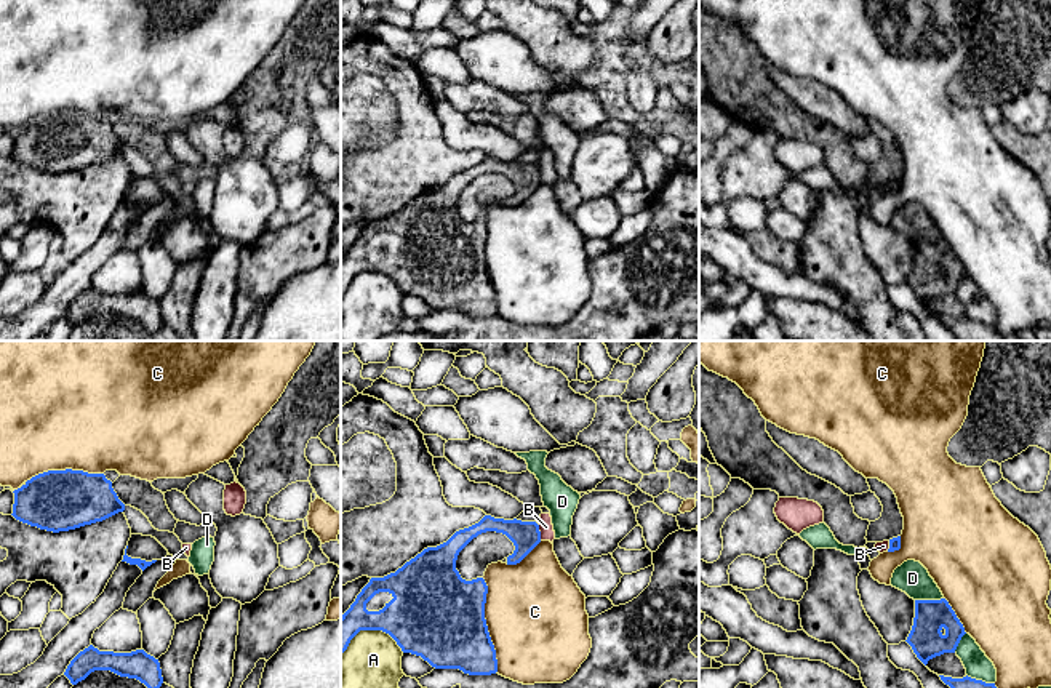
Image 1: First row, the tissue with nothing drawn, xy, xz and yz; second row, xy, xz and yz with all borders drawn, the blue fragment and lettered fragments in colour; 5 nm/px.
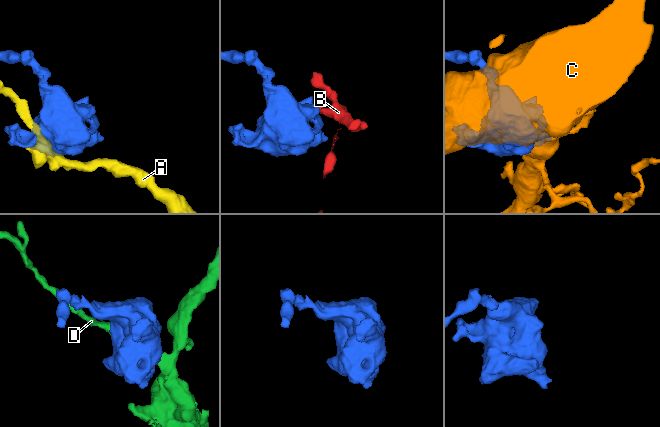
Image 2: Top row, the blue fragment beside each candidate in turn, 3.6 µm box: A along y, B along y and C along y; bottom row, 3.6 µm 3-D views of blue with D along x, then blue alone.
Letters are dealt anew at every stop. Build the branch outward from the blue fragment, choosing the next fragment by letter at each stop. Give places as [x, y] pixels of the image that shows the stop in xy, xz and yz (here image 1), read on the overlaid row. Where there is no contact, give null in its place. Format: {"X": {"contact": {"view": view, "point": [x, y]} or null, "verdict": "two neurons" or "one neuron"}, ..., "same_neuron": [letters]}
{"A": {"contact": {"view": "xz", "point": [371, 629]}, "verdict": "two neurons"}, "B": {"contact": {"view": "xz", "point": [539, 532]}, "verdict": "two neurons"}, "C": {"contact": {"view": "xz", "point": [487, 626]}, "verdict": "two neurons"}, "D": {"contact": {"view": "yz", "point": [928, 600]}, "verdict": "two neurons"}, "same_neuron": []}

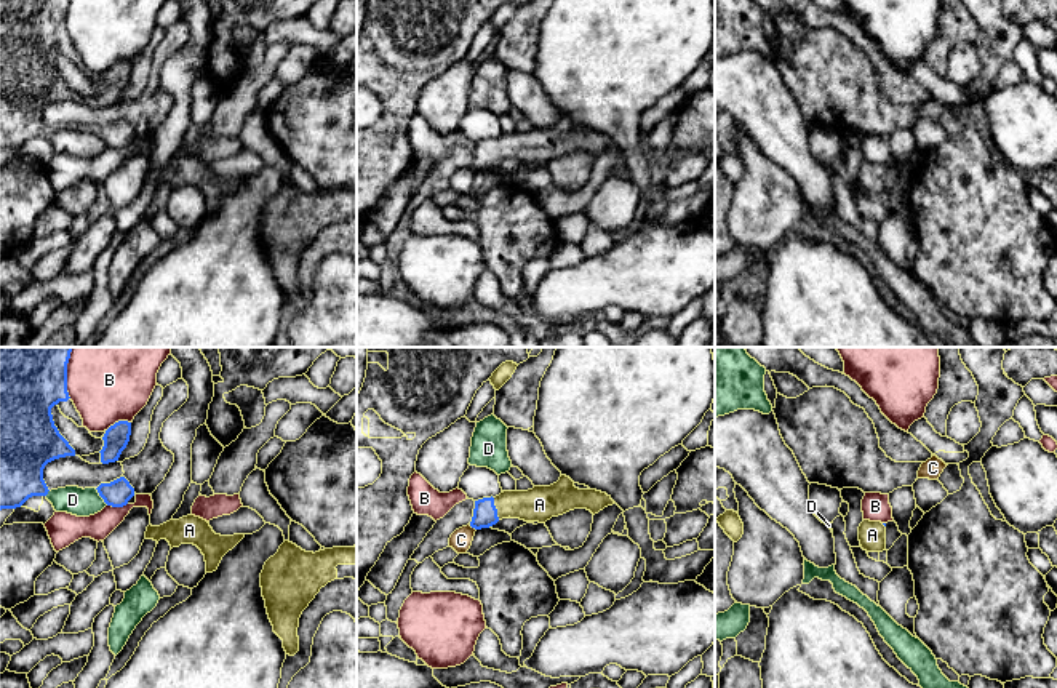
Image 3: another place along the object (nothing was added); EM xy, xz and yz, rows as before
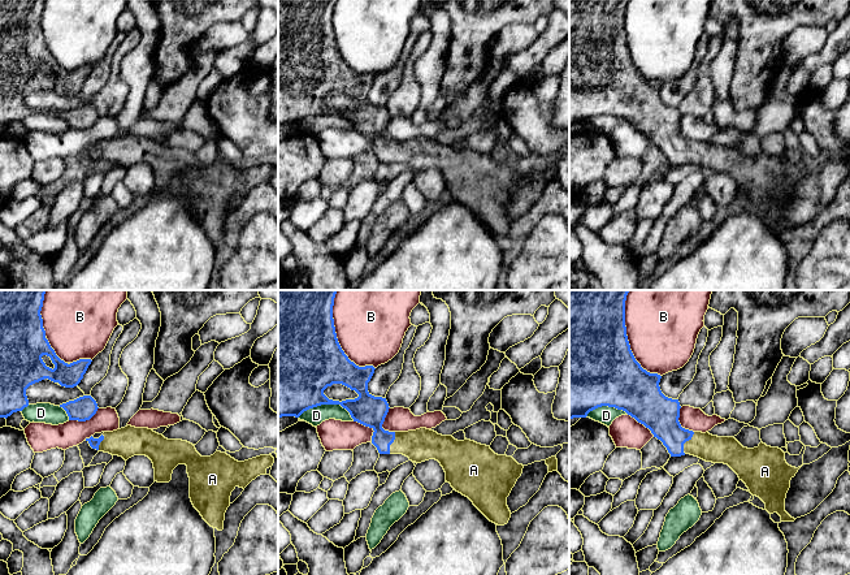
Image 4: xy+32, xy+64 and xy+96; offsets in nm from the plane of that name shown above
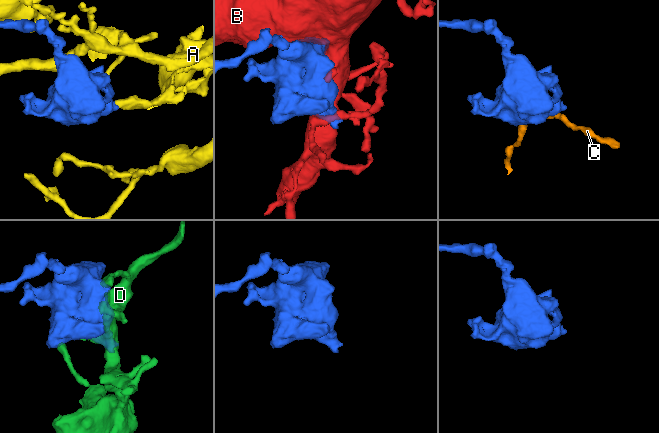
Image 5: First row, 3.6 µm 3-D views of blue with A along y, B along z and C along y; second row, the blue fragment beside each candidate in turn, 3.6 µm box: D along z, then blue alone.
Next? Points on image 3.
{"A": {"contact": {"view": "xz", "point": [496, 509]}, "verdict": "one neuron"}, "B": {"contact": {"view": "xy", "point": [119, 421]}, "verdict": "two neurons"}, "C": {"contact": {"view": "xz", "point": [472, 527]}, "verdict": "two neurons"}, "D": {"contact": {"view": "xy", "point": [99, 495]}, "verdict": "two neurons"}, "same_neuron": ["A"]}

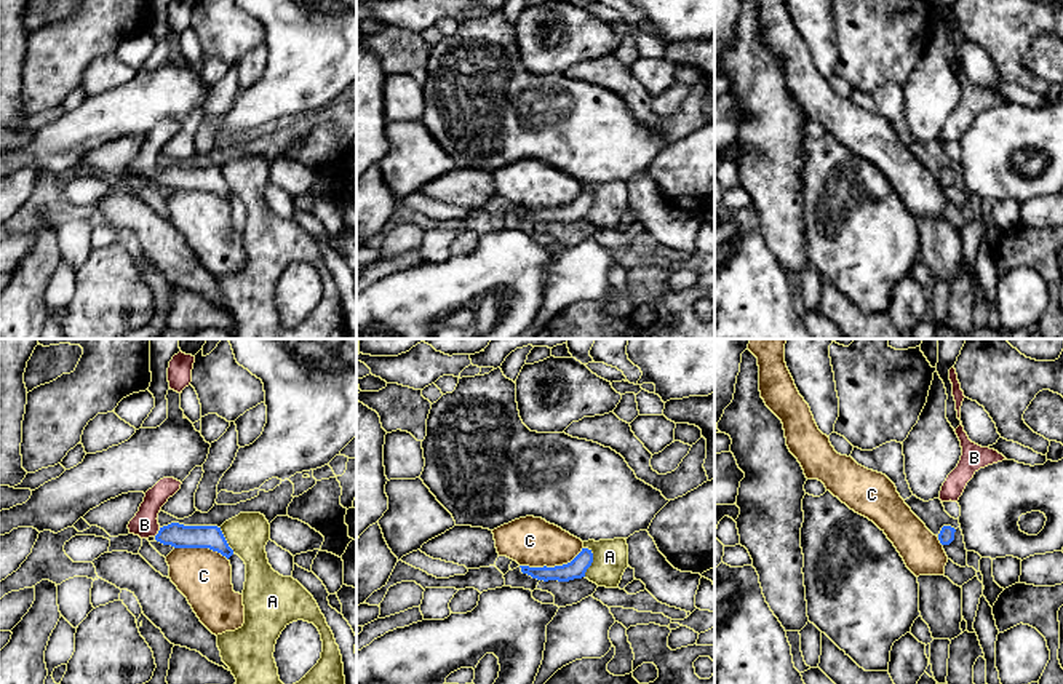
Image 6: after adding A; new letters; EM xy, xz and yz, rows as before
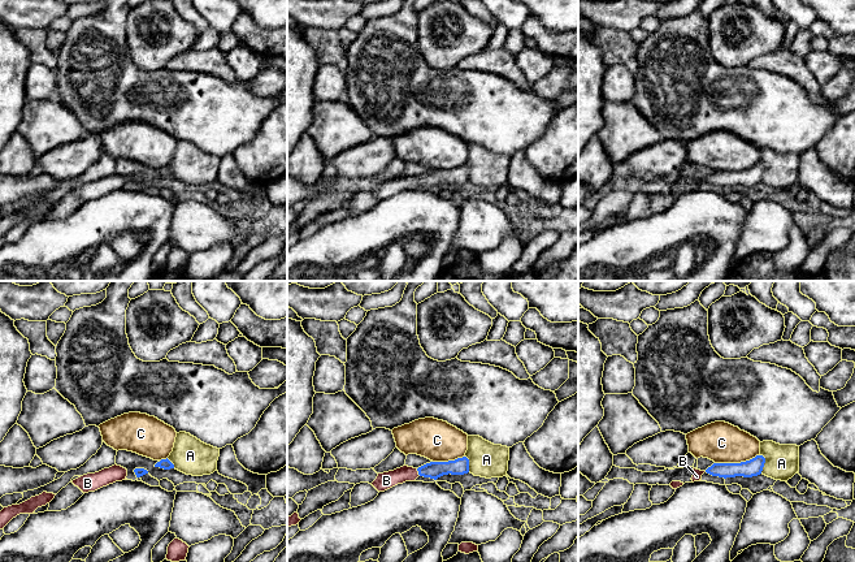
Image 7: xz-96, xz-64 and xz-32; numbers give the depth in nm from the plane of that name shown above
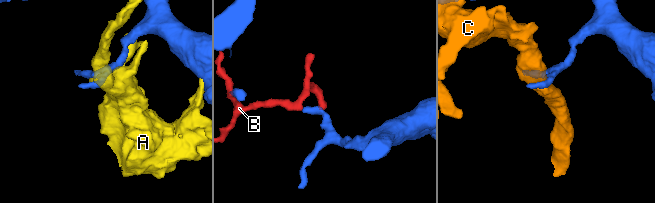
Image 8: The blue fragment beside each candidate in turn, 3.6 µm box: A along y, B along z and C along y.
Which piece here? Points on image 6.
{"A": {"contact": {"view": "xz", "point": [592, 561]}, "verdict": "two neurons"}, "B": {"contact": {"view": "xy", "point": [159, 532]}, "verdict": "one neuron"}, "C": {"contact": {"view": "xz", "point": [552, 568]}, "verdict": "two neurons"}, "same_neuron": ["B"]}

